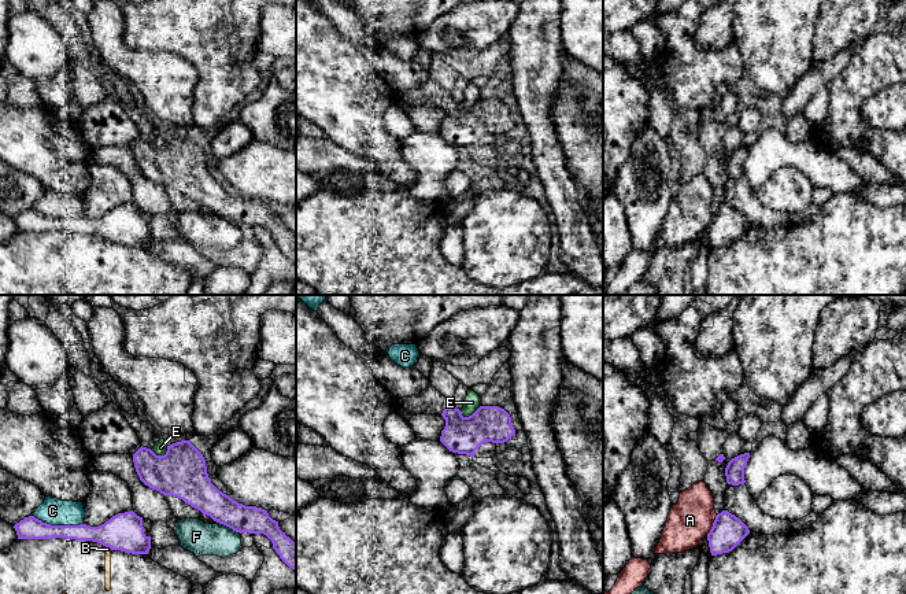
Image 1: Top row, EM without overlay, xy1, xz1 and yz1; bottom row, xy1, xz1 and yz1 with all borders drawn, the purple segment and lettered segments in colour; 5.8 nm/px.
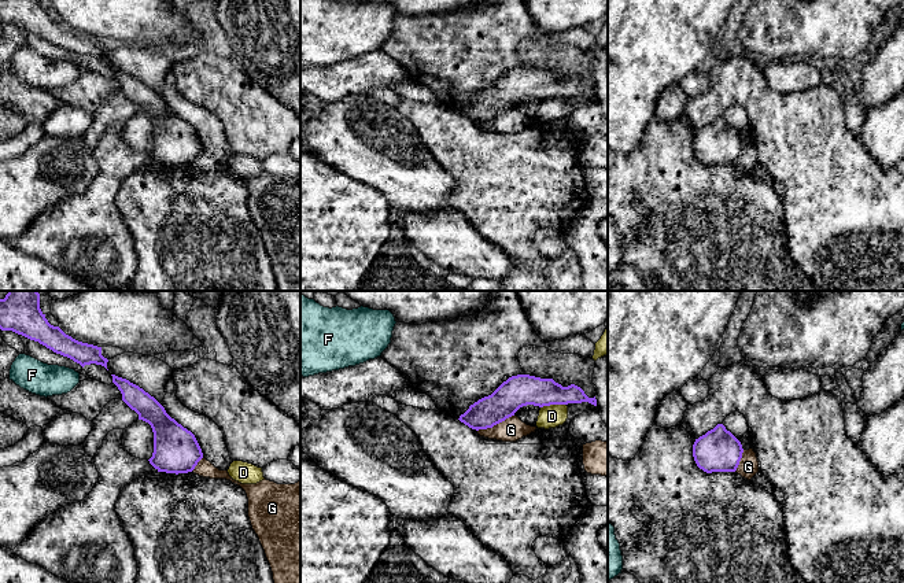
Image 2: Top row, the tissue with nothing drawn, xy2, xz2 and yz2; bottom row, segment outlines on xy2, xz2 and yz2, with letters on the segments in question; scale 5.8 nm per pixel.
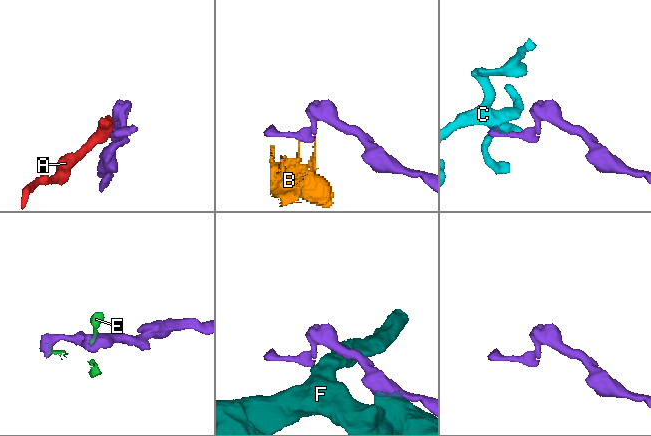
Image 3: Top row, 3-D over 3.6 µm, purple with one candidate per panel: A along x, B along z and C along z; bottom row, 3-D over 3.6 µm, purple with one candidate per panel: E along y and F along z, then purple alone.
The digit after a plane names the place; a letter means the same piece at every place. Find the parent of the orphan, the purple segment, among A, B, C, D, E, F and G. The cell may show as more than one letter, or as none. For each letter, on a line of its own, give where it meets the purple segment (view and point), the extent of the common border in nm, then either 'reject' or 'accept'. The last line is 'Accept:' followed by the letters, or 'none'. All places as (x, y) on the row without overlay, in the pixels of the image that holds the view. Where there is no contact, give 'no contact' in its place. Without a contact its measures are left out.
A: yz1 (713, 218) | 140 nm | reject
B: xy1 (108, 239) | 40 nm | reject
C: xy1 (58, 218) | 300 nm | reject
D: xz2 (553, 96) | 150 nm | reject
E: xz1 (469, 109) | 130 nm | reject
F: xy1 (229, 220) | 160 nm | reject
G: xz2 (495, 117) | 240 nm | reject
Accept: none

